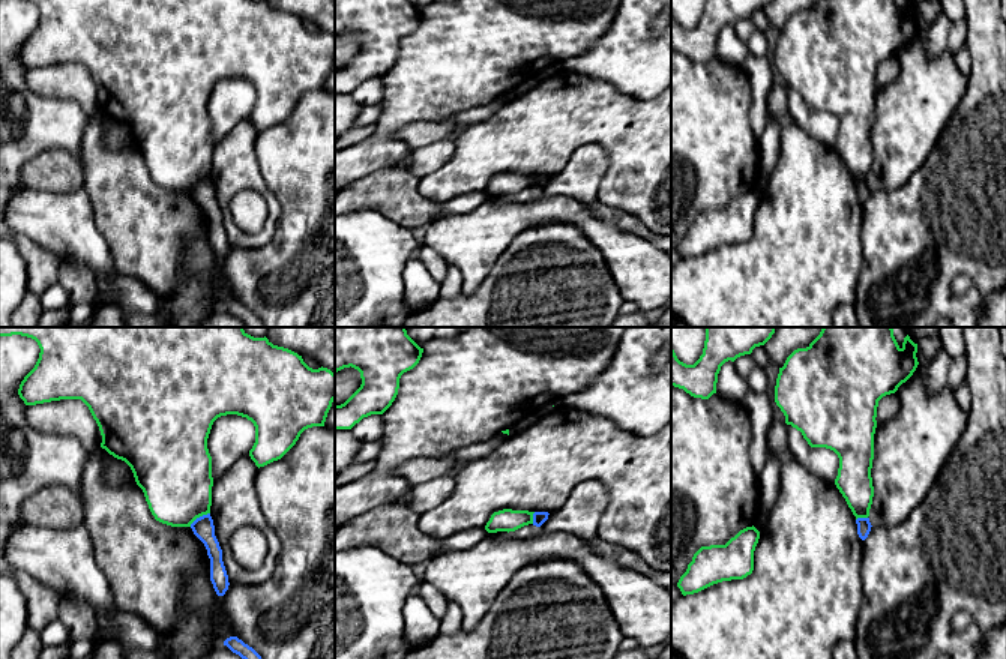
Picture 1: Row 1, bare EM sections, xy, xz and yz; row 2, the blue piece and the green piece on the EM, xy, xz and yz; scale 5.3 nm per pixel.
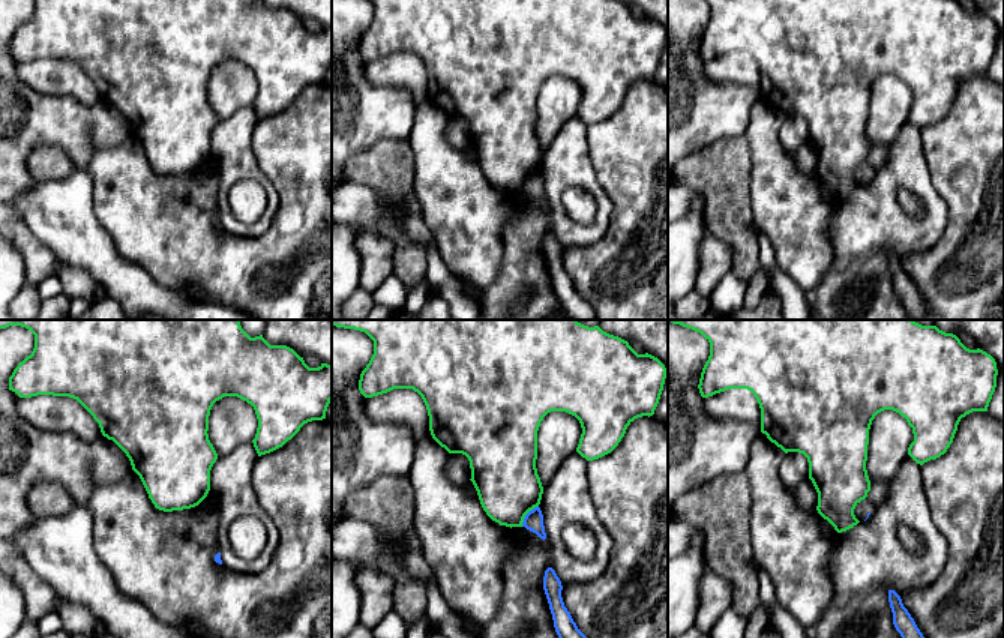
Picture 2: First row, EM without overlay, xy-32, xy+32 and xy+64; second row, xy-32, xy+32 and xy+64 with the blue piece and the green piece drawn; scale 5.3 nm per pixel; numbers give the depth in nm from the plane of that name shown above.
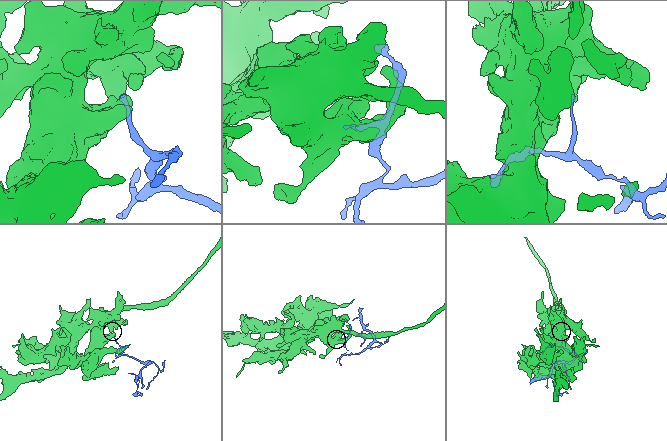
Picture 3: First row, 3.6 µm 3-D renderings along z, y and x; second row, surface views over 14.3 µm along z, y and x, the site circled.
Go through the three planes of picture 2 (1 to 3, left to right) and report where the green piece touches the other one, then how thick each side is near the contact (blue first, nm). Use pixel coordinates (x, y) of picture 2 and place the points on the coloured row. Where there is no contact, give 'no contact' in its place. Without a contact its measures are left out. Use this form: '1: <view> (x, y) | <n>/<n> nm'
1: no contact
2: xy+32 (526, 515) | 110/340 nm
3: no contact

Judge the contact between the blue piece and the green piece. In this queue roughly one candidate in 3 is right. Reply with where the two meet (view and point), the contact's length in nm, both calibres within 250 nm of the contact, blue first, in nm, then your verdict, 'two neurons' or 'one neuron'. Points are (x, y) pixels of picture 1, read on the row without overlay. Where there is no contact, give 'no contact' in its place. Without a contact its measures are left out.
xy (200, 180) | 130 nm | 120/380 nm | two neurons

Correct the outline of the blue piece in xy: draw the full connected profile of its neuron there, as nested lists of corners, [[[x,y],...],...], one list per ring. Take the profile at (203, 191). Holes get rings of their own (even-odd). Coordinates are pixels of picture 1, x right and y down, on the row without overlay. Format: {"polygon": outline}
{"polygon": [[[210,177],[197,182],[191,192],[194,198],[204,207],[210,222],[210,245],[218,260],[224,260],[228,254],[228,239],[222,225],[222,213],[215,200],[215,189]]]}

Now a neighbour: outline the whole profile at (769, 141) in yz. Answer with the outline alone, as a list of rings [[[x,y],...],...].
[[[767,120],[764,132],[760,137],[760,176],[754,191],[761,195],[766,192],[770,176],[779,156],[779,134],[781,125],[775,120]]]

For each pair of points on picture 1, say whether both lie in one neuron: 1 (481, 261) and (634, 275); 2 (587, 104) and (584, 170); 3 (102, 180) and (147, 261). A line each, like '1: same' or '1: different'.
1: same
2: different
3: same

